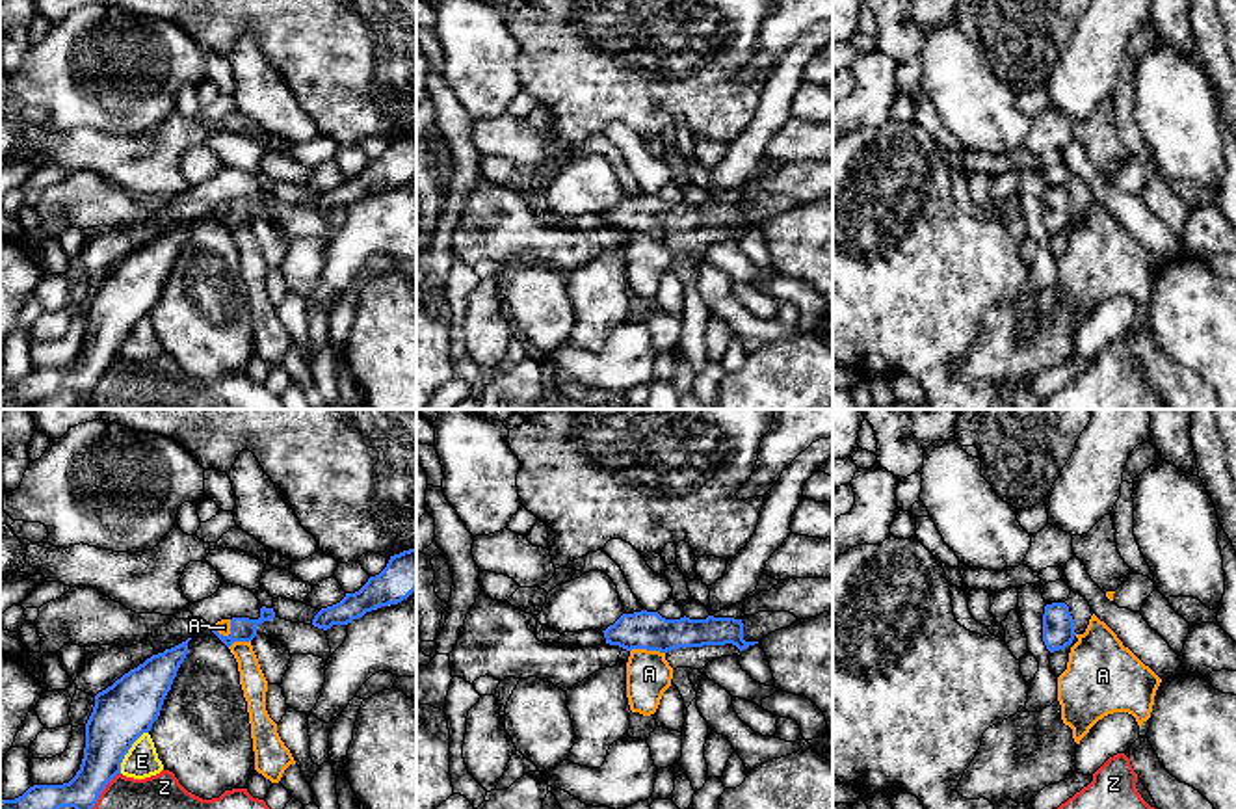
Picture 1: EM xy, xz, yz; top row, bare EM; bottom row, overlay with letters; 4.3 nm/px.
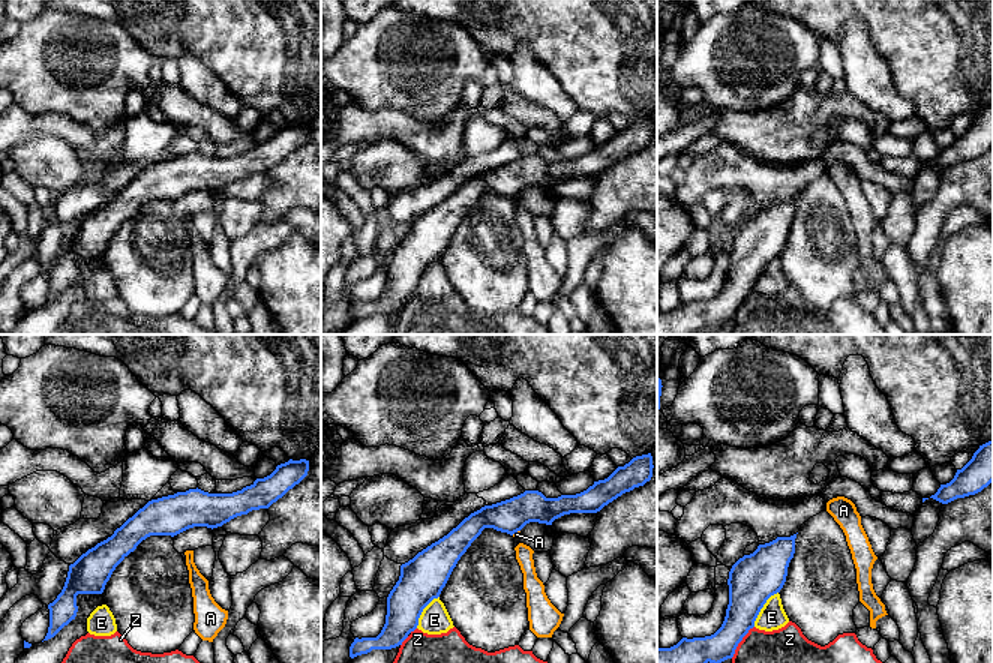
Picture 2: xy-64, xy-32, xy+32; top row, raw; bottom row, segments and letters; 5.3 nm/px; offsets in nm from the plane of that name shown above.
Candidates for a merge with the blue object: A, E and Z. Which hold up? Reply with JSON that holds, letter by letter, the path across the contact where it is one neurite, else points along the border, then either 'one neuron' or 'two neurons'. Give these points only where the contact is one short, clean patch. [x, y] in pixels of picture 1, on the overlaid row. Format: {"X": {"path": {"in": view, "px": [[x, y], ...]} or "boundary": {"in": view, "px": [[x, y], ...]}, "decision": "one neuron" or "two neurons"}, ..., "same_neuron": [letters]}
{"A": {"boundary": {"in": "xz", "px": [[631, 649], [658, 649], [664, 653]]}, "decision": "two neurons"}, "E": {"boundary": {"in": "xy", "px": [[147, 731], [132, 744], [119, 772]]}, "decision": "two neurons"}, "Z": {"boundary": {"in": "xy", "px": [[119, 772], [92, 808]]}, "decision": "two neurons"}, "same_neuron": []}

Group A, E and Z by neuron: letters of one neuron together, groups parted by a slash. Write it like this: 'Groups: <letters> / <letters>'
Groups: A / E / Z

